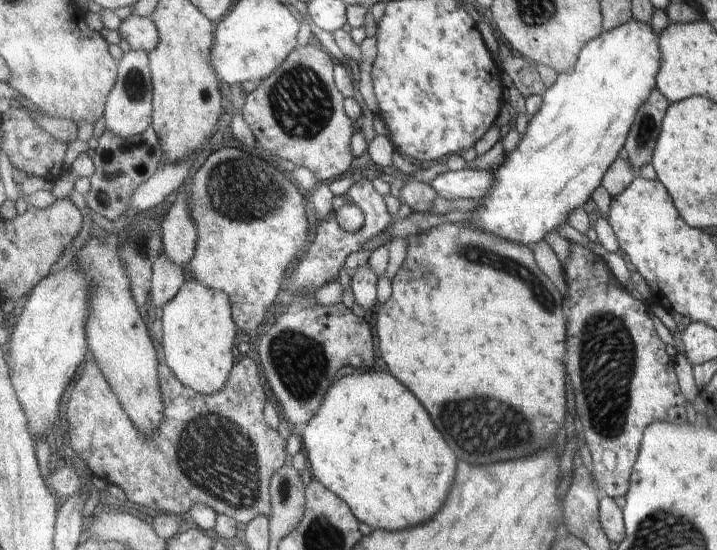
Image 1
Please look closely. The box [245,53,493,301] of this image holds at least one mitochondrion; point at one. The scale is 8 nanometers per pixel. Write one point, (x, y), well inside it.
(300, 103)

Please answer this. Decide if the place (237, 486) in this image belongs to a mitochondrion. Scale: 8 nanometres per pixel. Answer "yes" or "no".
yes

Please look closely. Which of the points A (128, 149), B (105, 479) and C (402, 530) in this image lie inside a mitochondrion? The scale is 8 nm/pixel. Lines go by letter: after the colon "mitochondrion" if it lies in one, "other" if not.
A: other
B: other
C: other

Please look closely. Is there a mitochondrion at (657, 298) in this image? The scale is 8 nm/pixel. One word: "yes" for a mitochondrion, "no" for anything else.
no

